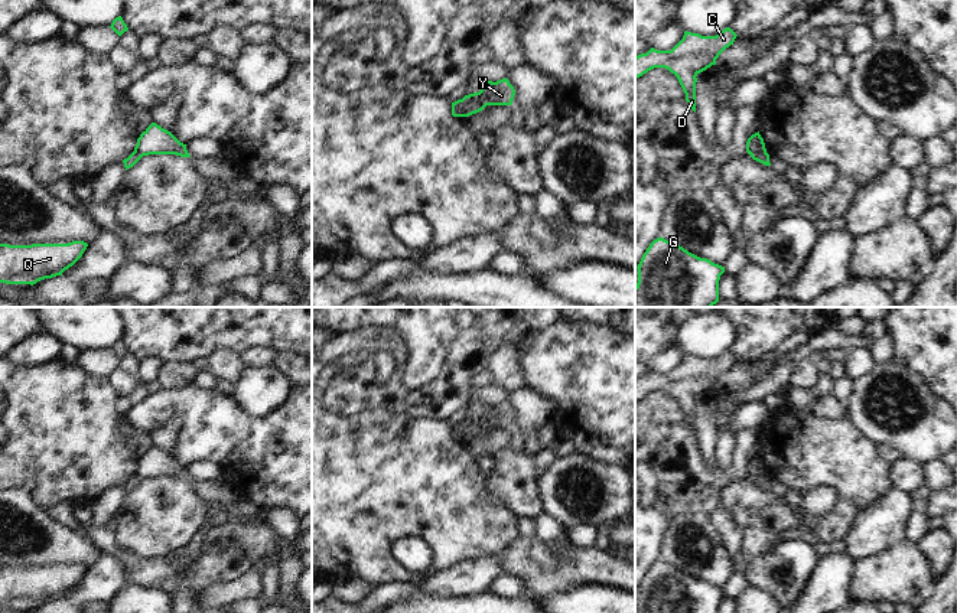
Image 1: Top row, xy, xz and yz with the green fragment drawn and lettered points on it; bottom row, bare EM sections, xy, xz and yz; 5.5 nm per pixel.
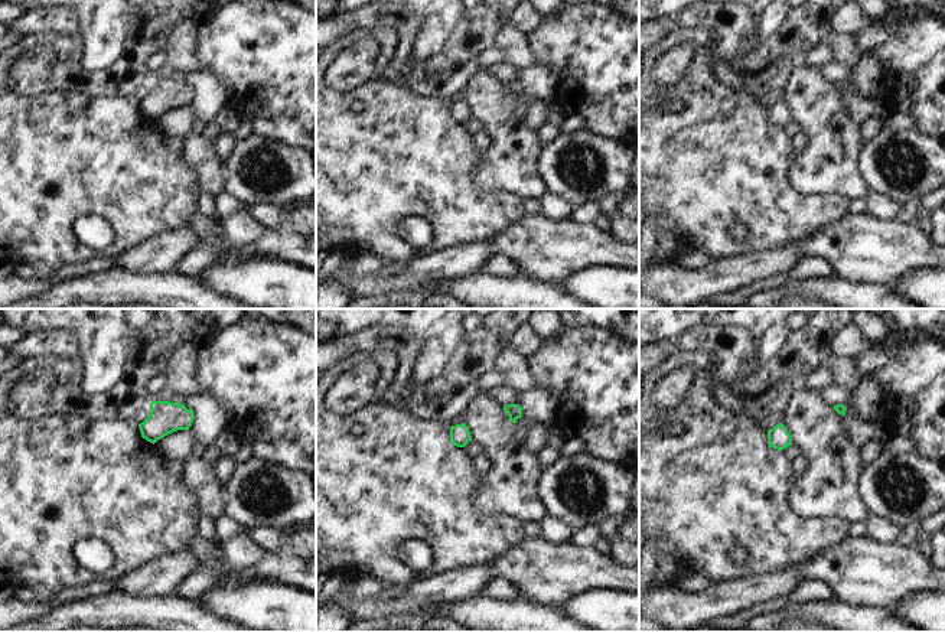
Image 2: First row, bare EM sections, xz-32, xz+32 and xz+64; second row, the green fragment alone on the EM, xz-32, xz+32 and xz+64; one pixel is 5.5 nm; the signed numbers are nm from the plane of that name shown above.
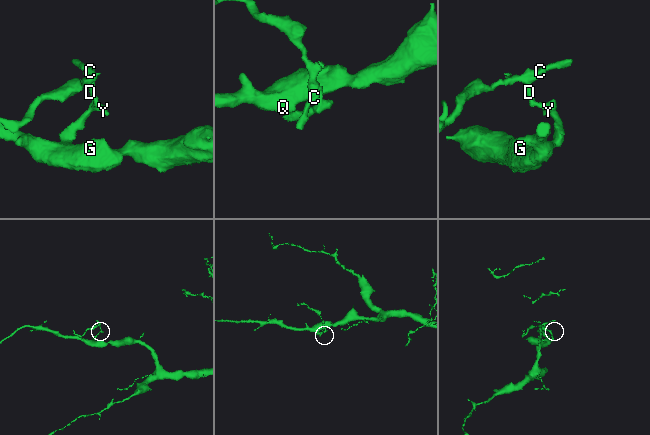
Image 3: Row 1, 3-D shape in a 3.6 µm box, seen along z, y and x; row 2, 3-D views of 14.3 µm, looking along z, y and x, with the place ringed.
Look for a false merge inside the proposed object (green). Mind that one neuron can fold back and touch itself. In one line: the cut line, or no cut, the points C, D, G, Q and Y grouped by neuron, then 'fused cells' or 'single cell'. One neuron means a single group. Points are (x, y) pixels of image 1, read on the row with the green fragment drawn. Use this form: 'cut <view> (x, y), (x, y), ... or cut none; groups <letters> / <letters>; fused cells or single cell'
cut xz (462, 98), (462, 113), (465, 116); groups C D Y / G Q; fused cells

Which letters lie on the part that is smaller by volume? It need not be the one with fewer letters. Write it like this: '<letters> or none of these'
C, D, Y

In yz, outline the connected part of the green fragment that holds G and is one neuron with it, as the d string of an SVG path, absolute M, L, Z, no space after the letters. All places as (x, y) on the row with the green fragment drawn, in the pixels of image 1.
M664 238L654 239L638 264L635 307L712 307L725 267Z

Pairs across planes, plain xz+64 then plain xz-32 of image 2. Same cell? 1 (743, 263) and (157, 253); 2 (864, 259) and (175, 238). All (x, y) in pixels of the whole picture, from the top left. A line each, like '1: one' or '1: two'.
1: one
2: two

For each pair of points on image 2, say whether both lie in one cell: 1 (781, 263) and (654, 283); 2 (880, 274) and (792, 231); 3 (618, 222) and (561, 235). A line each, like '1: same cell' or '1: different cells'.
1: same cell
2: different cells
3: different cells

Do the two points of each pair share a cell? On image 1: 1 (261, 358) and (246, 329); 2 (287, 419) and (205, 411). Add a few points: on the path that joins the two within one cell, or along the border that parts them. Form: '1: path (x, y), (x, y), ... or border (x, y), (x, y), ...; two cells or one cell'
1: border (277, 352), (270, 348), (251, 345), (238, 355); two cells
2: path (267, 427), (225, 427); one cell

